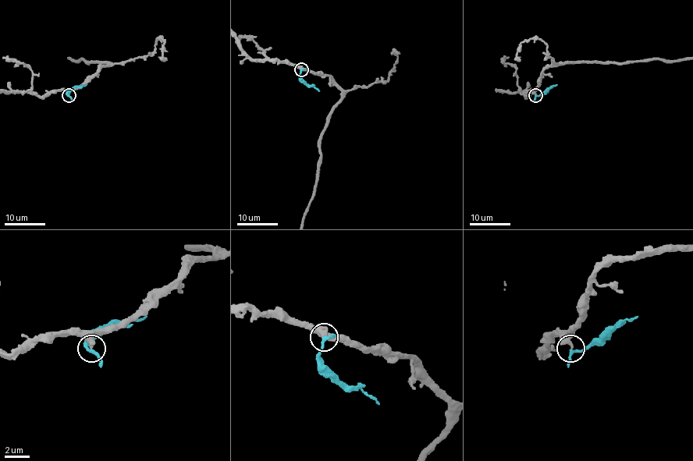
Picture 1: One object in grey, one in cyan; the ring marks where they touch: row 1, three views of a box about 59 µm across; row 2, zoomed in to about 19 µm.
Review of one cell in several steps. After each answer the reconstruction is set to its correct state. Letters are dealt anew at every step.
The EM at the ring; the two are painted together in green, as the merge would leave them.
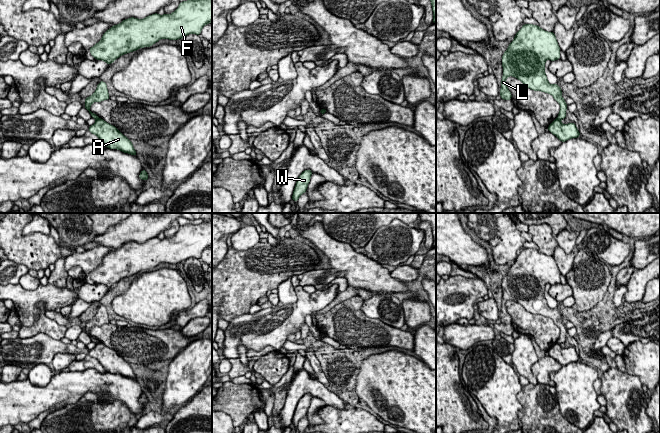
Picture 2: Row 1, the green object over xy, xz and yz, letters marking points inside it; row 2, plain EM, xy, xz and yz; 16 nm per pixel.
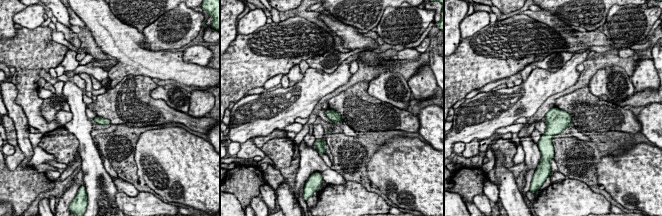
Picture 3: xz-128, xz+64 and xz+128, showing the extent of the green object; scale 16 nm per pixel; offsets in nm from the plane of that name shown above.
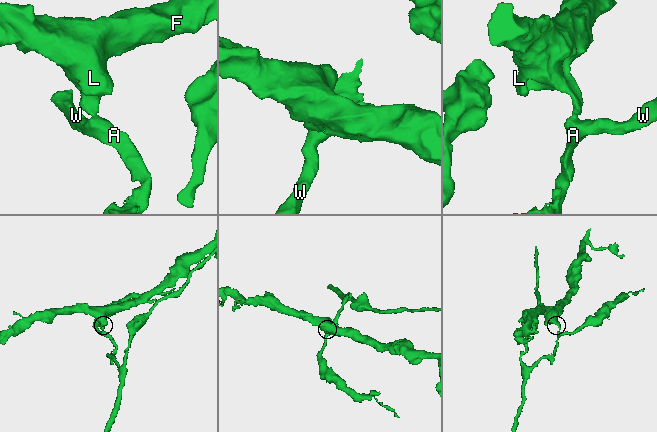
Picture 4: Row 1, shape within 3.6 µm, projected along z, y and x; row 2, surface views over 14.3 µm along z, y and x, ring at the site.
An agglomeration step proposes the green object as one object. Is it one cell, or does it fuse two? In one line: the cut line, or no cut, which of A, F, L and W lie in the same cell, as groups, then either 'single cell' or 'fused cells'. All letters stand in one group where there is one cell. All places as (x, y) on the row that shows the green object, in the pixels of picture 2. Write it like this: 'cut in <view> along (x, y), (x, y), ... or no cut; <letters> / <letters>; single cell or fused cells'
cut in xy along (99, 118), (96, 120); A W / F L; fused cells

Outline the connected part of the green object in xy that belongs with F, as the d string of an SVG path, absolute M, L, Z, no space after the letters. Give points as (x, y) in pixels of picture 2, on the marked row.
M187 0L180 2L179 7L170 15L155 13L144 19L131 17L113 25L89 51L94 59L103 60L110 65L121 55L150 47L160 39L178 40L188 34L200 35L202 28L208 23L212 23L212 0Z

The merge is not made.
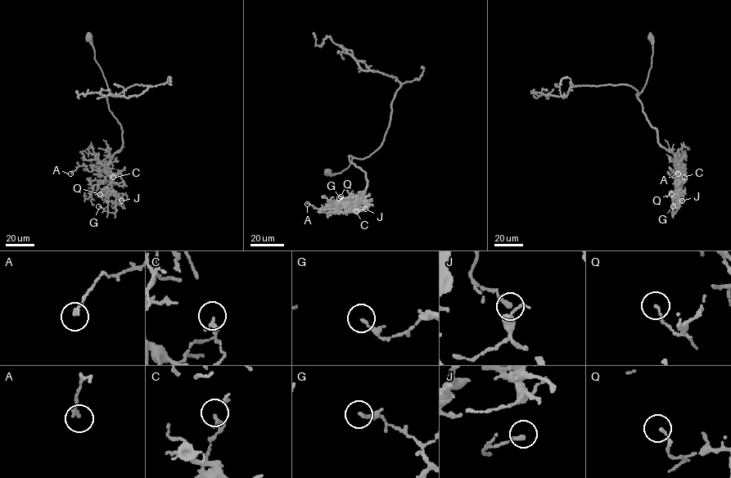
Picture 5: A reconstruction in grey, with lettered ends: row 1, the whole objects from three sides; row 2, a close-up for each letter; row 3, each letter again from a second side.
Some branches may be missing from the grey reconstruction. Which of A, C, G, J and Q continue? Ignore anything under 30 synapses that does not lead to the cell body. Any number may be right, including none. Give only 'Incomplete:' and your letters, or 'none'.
Incomplete: none

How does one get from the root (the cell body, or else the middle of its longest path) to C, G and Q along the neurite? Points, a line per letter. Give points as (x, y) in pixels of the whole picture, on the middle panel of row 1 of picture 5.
C: (327, 172), (340, 173), (349, 166), (350, 155), (351, 163), (364, 173), (364, 193), (349, 204), (356, 211)
G: (327, 172), (340, 173), (350, 155), (365, 173), (366, 188), (353, 205), (349, 197), (339, 198)
Q: (327, 172), (340, 173), (350, 155), (365, 173), (366, 188), (353, 205), (340, 196)

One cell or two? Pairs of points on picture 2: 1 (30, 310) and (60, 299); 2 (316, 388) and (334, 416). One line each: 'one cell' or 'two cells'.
1: one cell
2: two cells

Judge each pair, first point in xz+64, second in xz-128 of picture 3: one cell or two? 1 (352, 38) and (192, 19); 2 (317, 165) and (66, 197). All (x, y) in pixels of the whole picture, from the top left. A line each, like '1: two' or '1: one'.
1: two
2: one

